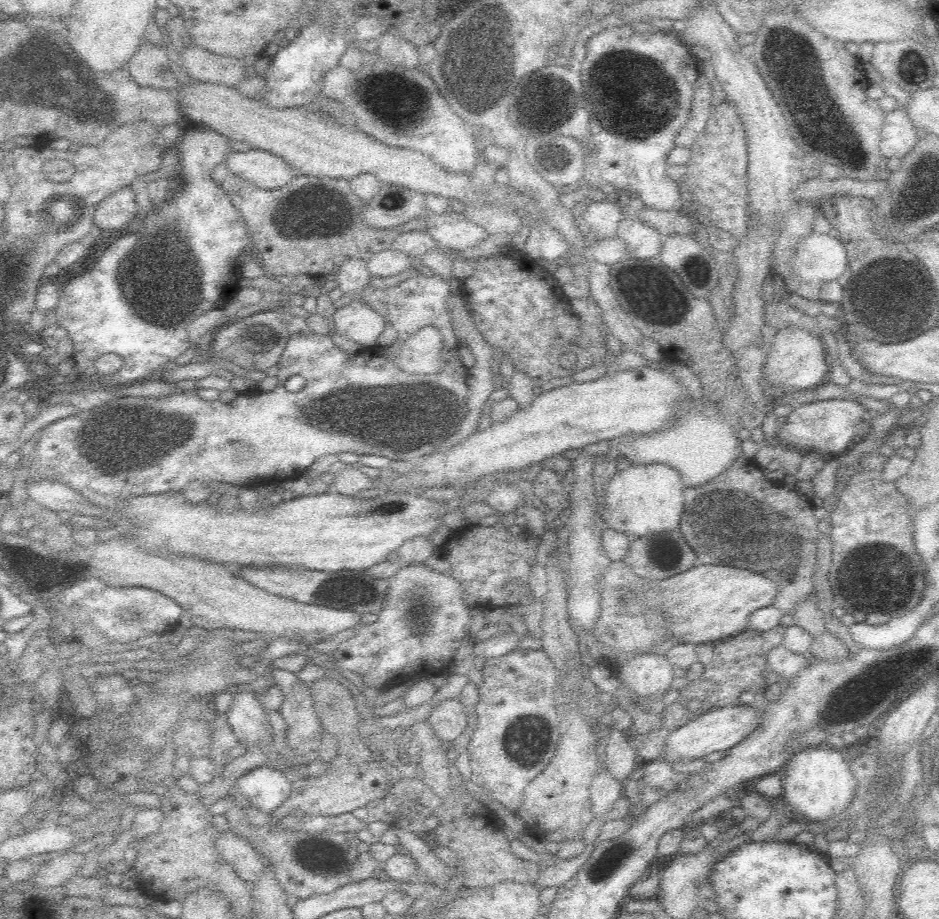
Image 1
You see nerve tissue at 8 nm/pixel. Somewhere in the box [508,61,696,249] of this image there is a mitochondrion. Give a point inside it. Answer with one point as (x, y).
(638, 78)

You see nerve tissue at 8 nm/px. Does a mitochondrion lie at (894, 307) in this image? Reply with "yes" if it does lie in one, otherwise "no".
yes

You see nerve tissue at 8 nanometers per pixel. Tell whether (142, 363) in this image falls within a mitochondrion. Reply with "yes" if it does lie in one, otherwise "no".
no

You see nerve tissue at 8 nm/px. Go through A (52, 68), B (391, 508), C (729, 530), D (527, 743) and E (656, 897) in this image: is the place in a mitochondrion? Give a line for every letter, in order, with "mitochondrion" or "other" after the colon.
A: mitochondrion
B: other
C: mitochondrion
D: mitochondrion
E: other

